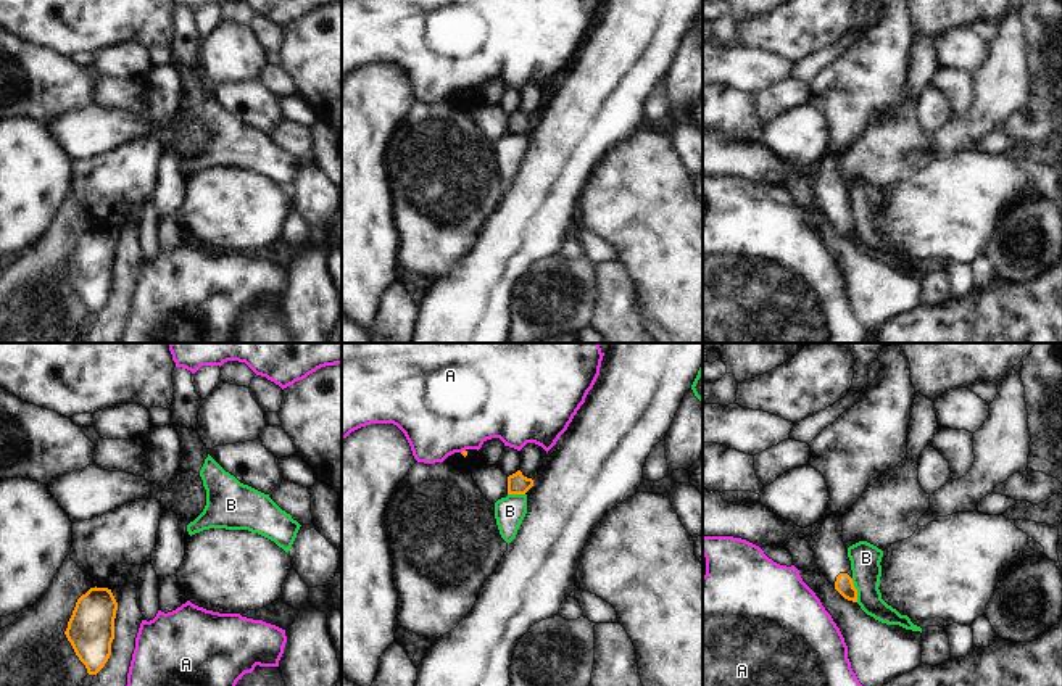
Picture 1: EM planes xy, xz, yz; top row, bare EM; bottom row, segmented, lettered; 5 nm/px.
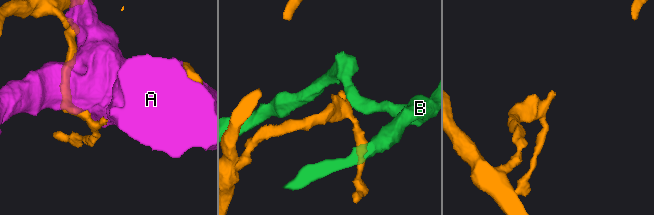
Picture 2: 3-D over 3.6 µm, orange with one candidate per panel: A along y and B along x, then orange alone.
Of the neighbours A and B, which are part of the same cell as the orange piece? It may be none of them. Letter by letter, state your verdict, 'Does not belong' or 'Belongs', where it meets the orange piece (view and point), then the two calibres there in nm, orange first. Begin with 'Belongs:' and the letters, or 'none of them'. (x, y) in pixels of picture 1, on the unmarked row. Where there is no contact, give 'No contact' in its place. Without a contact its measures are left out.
Belongs: none of them
A: Does not belong. Touches orange at xz (463, 90). Thickness 30 nm (orange) against 460 nm
B: Does not belong. Touches orange at yz (856, 229). Thickness 90 nm (orange) against 150 nm

